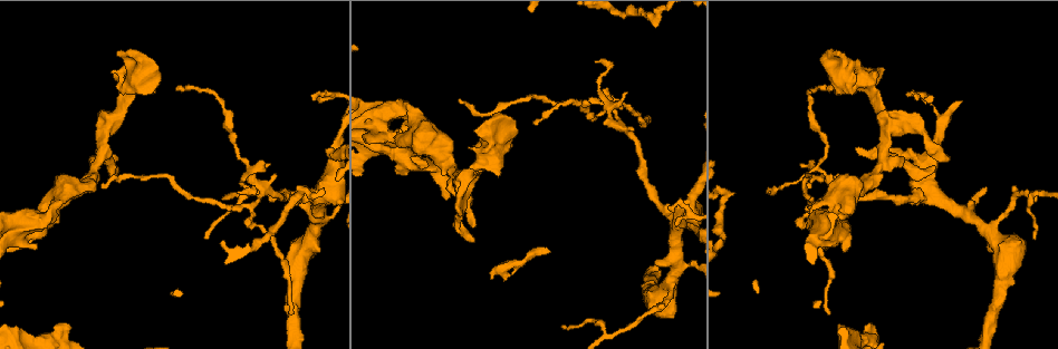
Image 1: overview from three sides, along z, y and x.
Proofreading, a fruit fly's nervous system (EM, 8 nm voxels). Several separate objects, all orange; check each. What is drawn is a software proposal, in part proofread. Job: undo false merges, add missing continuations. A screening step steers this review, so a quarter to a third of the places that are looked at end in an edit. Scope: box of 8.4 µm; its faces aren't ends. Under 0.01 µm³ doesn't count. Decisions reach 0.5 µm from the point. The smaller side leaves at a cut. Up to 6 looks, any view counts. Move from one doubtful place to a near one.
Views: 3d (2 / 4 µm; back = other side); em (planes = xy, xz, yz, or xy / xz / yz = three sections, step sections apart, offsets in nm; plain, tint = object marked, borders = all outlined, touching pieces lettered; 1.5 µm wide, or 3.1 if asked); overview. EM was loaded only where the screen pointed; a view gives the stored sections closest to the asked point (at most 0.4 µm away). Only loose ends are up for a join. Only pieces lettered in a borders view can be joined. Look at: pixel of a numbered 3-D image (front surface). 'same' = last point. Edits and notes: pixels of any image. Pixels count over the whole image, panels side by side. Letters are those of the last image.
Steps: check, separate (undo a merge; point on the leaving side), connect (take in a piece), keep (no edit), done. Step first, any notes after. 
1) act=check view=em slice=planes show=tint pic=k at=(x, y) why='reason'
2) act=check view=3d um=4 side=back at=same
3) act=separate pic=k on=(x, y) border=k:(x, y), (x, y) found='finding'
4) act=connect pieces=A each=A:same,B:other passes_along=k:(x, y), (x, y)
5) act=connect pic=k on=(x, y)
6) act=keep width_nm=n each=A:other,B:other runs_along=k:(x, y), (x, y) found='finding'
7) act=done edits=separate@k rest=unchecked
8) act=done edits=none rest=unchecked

act=check view=em slice=planes show=tint pic=1 at=(425, 160) why='branch stops here'

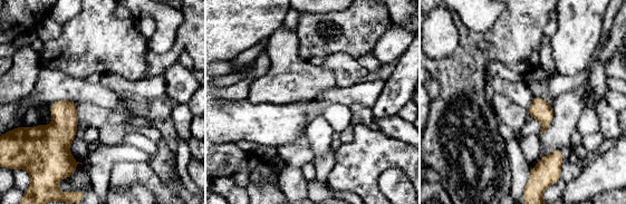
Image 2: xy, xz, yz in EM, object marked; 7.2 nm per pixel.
act=check view=em slice=planes show=borders at=same

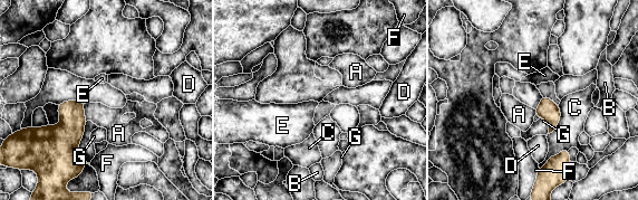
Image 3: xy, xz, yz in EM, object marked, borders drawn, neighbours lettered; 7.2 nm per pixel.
act=keep width_nm=150 each=A:other,B:other,C:other,D:other,E:other,F:other,G:other border=3:(85, 103), (86, 121) found='none of them fits'

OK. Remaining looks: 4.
act=check view=3d um=4 pic=1 at=(934, 169) why='an open end'

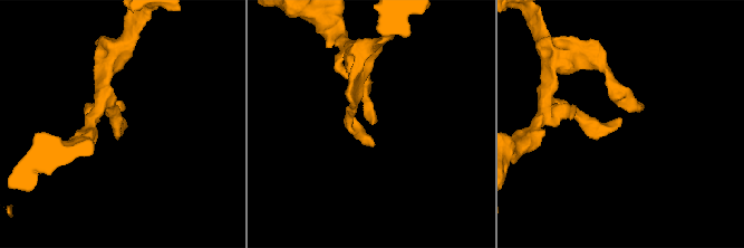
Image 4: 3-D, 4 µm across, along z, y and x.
act=check view=em slice=planes show=borders pic=4 at=(620, 119) why='shape alone is not enough'

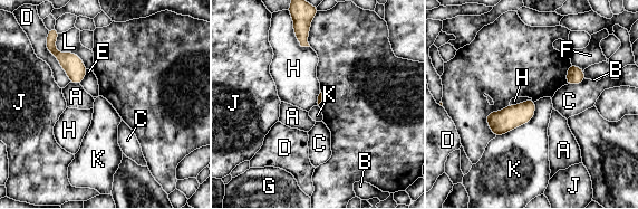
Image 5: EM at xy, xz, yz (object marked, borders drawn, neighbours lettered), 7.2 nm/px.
act=keep each=A:other,B:other,C:other,D:other,E:other,F:other,G:other,H:other,J:other,K:other,L:other border=5:(292, 28), (297, 41), (309, 47) found='none of them fits'

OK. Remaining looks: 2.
act=check view=3d um=4 pic=1 at=(317, 199) why='small branch off a trunk'

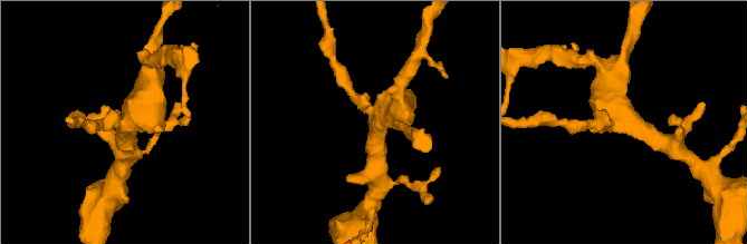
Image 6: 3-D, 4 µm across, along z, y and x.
act=check view=em slice=xy step=4 show=borders pic=6 at=(621, 122)

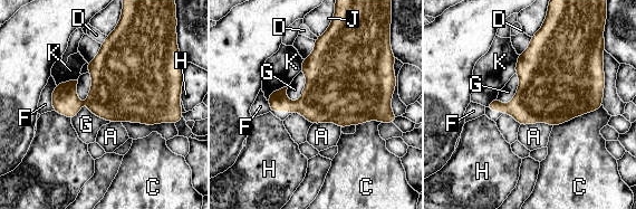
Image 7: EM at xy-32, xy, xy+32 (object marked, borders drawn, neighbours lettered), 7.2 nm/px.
act=keep longest_contact=G:400nm each=A:other,C:other,D:other,F:other,G:other,H:other,J:other,K:other found='one neuron here'

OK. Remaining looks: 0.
act=done edits=none rest=unchecked

